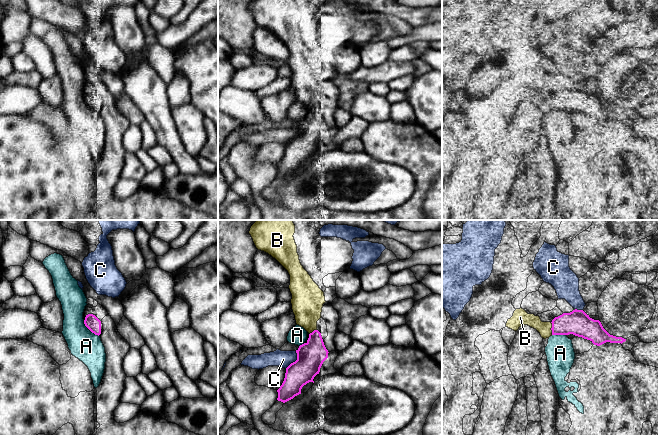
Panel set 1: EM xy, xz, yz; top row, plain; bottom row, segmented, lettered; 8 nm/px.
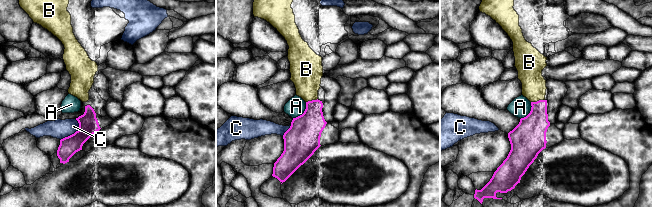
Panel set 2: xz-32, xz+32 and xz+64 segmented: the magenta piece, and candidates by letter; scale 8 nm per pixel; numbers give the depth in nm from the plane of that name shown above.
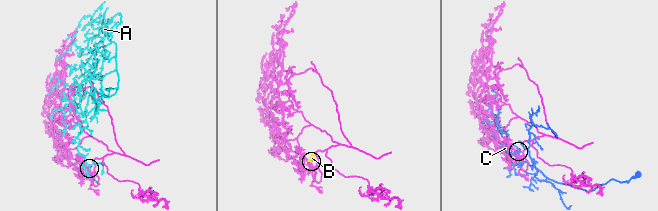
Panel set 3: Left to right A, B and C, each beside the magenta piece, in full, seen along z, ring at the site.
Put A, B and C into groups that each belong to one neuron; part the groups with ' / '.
A / B / C

